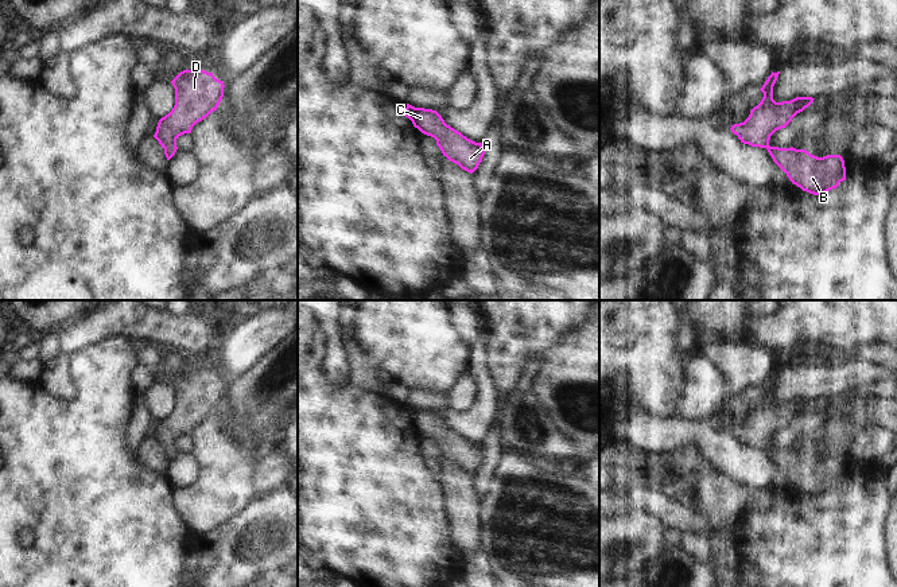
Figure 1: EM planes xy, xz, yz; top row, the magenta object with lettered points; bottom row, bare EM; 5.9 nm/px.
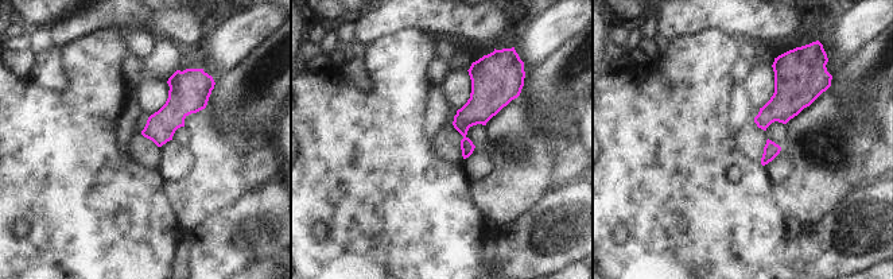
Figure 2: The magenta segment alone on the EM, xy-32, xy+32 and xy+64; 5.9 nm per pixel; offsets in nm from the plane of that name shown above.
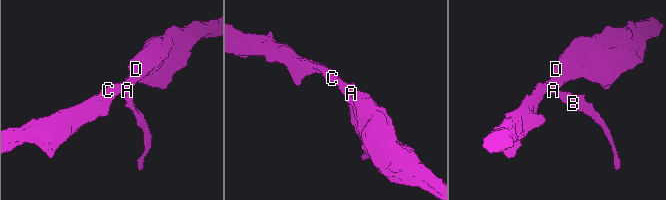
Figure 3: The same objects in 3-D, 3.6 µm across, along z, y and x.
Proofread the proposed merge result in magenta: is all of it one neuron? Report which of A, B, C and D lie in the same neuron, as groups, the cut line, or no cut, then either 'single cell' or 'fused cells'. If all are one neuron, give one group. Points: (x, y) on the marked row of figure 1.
A B C D; no cut; single cell

